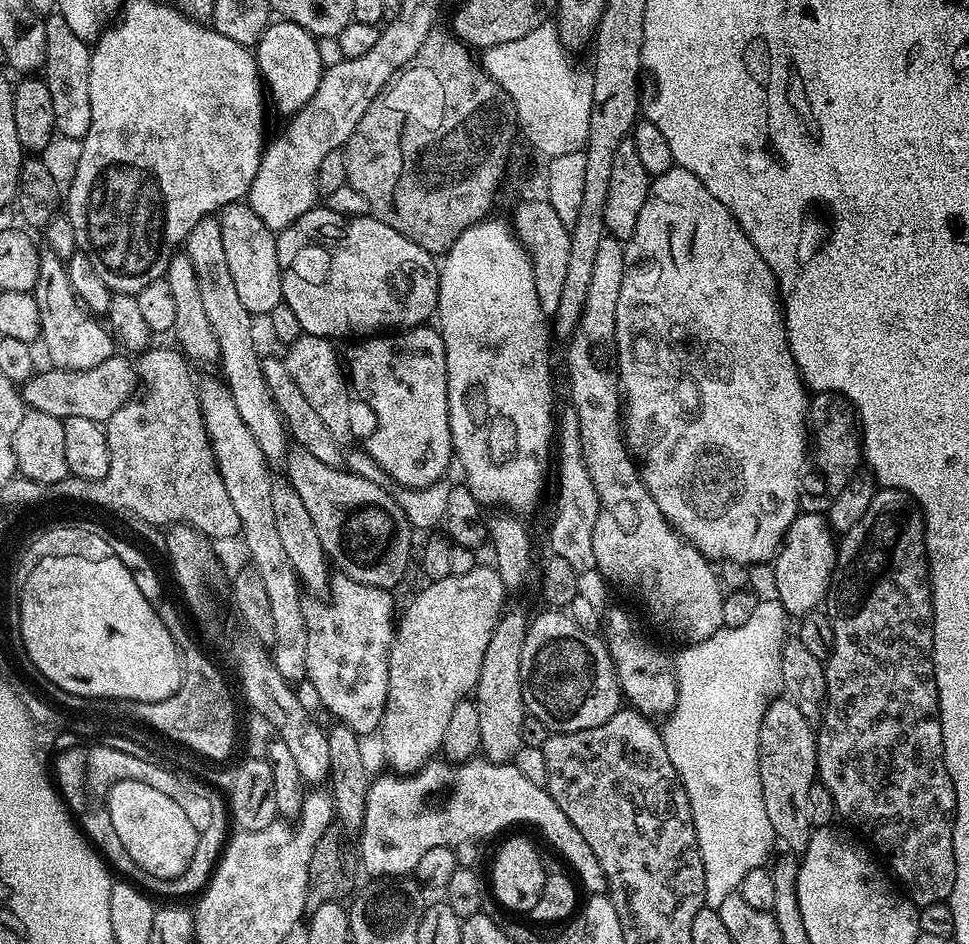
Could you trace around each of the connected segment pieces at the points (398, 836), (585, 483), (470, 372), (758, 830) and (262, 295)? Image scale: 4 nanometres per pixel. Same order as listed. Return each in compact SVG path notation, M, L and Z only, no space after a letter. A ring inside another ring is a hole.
M433 758L417 772L407 774L387 774L371 781L366 794L364 824L358 831L360 848L358 847L358 864L365 868L372 878L404 878L415 873L418 862L426 850L434 850L434 846L455 849L456 844L464 844L467 840L480 840L483 836L492 836L511 824L533 824L552 843L552 848L569 864L567 867L574 873L579 887L588 894L604 894L608 891L606 874L594 850L582 834L558 810L558 802L550 798L547 787L539 788L529 782L516 768L515 763L495 764L483 758L461 760L456 763L444 758Z
M565 407L564 417L558 420L558 464L560 460L560 493L556 496L556 517L552 520L552 529L548 532L548 544L551 555L570 562L578 574L592 572L596 566L594 558L594 522L598 518L600 503L594 490L594 482L590 478L590 470L586 470L584 451L582 450L582 434L576 409Z
M485 218L470 226L448 249L443 257L440 269L440 289L435 315L440 316L438 331L444 345L448 362L448 405L450 406L450 428L452 450L457 461L464 463L464 476L468 489L485 506L503 506L517 514L532 512L540 504L540 495L544 492L544 483L548 480L548 463L554 460L554 416L552 420L552 400L554 401L554 381L552 379L552 361L548 352L550 344L550 320L545 316L538 302L538 290L534 284L532 258L527 248L520 243L513 225L504 220Z
M761 599L754 614L750 614L750 619L742 622L742 626L719 628L710 638L689 643L689 648L682 649L676 660L674 656L676 707L667 717L668 725L663 725L662 735L666 754L670 754L670 762L674 762L674 770L680 775L690 802L696 844L704 863L704 902L707 907L717 910L731 892L739 889L742 878L746 878L750 870L763 868L769 863L772 844L777 843L770 818L766 818L766 802L762 802L760 727L770 698L775 697L782 688L780 663L782 646L790 632L788 623L788 611L779 600Z
M235 202L224 205L218 216L222 226L222 247L226 249L226 262L230 262L230 275L234 278L234 286L242 297L242 306L251 312L253 317L260 318L260 315L271 314L274 306L282 303L284 291L280 281L280 263L278 262L278 250L276 249L277 233L271 232L258 218L258 214L246 202Z

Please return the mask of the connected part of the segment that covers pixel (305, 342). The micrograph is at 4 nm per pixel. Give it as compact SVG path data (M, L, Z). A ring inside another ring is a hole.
M301 334L295 342L287 345L286 363L290 374L294 374L294 382L298 382L302 394L306 394L306 399L310 401L310 406L318 410L318 418L326 422L333 436L343 438L352 428L353 397L350 395L350 384L342 367L341 353L339 356L332 344L335 343L326 336Z

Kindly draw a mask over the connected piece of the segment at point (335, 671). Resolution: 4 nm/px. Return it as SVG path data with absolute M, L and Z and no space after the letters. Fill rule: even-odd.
M336 574L330 580L330 597L332 596L332 601L329 604L324 601L324 598L308 598L304 602L304 617L306 618L306 628L308 630L308 641L306 642L306 670L308 674L306 678L310 682L314 682L323 711L325 713L327 711L333 712L337 716L335 719L339 723L352 728L361 738L367 738L371 732L373 735L379 729L384 717L384 711L386 710L386 698L388 697L388 655L392 649L392 637L396 634L398 620L398 608L396 612L396 604L392 601L392 595L393 593L389 589L366 586L362 582L354 582L348 576Z

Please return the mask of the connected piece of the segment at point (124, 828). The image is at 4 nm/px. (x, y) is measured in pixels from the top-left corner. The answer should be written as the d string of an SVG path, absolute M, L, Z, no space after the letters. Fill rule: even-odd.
M122 780L107 789L106 805L111 825L139 872L168 885L184 876L198 847L199 832L190 826L190 818L174 798L154 790L154 786L146 786L146 782Z

